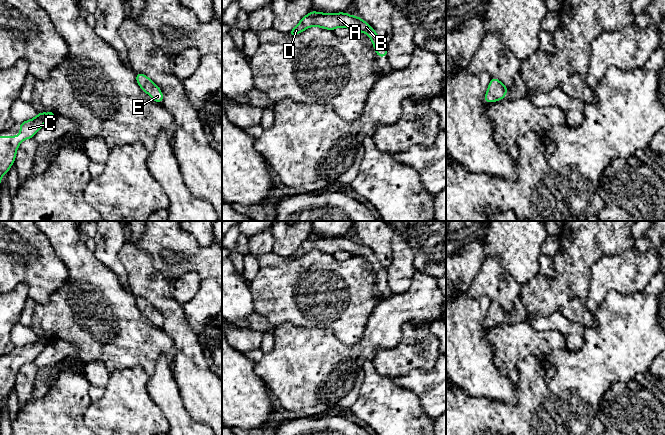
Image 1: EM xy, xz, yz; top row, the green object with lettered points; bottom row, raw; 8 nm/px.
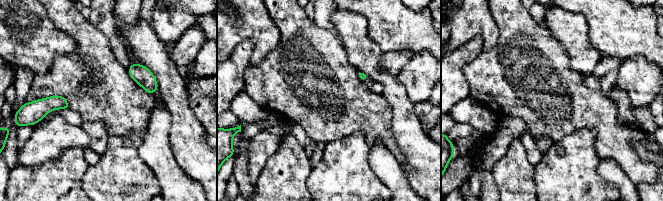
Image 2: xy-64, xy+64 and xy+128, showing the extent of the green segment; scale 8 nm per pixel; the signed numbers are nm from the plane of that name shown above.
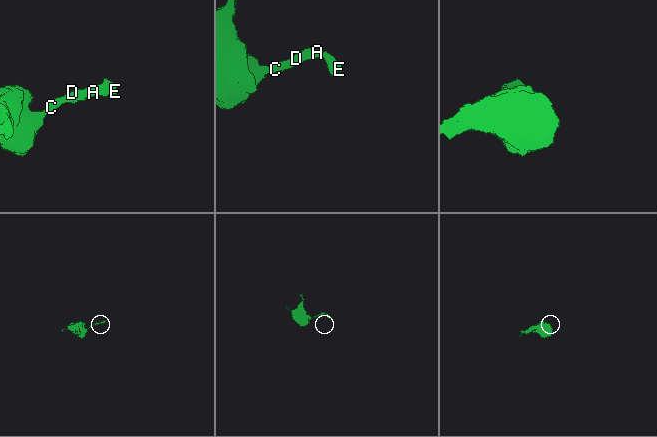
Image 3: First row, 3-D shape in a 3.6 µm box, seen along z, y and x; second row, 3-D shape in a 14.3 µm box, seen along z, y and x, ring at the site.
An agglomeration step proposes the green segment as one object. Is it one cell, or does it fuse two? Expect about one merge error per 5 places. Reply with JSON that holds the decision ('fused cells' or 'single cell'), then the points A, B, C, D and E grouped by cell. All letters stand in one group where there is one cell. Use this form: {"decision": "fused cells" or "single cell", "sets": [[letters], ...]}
{"decision": "single cell", "sets": [["A", "B", "C", "D", "E"]]}

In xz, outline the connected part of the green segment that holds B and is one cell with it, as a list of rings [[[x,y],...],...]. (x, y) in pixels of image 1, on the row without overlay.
[[[311,235],[288,258],[295,260],[311,250],[317,250],[333,255],[337,251],[347,251],[352,256],[360,255],[367,258],[375,272],[377,280],[387,281],[387,269],[378,261],[376,255],[358,240],[342,237],[319,237]]]

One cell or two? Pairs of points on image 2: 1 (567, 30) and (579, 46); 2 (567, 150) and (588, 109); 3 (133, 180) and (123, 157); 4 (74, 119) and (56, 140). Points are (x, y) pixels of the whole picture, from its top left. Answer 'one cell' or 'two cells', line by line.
1: one cell
2: two cells
3: one cell
4: two cells

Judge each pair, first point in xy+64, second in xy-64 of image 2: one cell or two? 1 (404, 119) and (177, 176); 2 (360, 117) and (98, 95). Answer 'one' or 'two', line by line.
1: two
2: one

